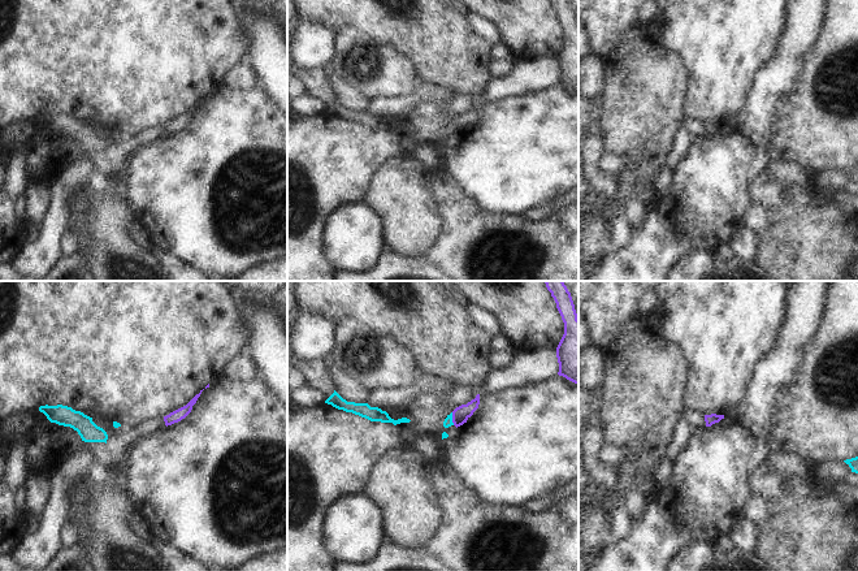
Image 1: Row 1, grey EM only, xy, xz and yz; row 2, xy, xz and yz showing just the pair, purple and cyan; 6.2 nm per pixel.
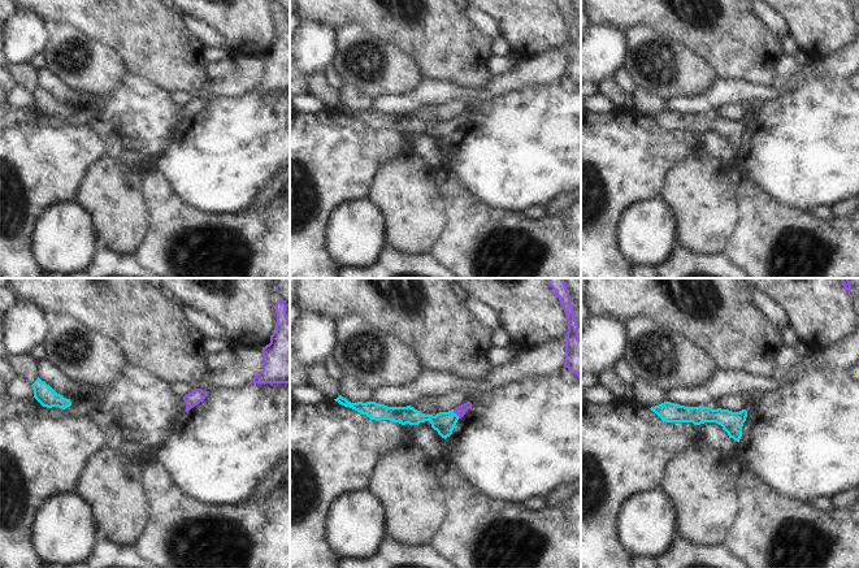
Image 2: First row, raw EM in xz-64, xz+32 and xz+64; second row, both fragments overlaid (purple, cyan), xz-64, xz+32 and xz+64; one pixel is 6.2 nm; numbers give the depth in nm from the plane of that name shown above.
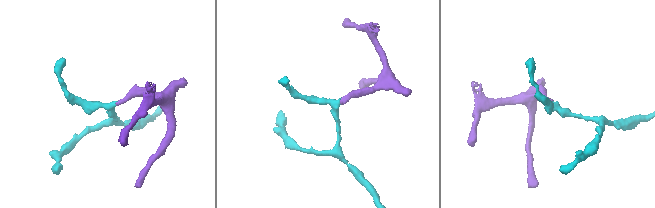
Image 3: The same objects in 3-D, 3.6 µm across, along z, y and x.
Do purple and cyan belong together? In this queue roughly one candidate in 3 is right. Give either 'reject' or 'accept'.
accept

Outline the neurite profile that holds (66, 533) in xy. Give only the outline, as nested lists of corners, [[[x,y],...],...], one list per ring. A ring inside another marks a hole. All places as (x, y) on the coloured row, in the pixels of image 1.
[[[62,524],[57,529],[57,544],[62,546],[73,546],[78,537],[74,524]]]

